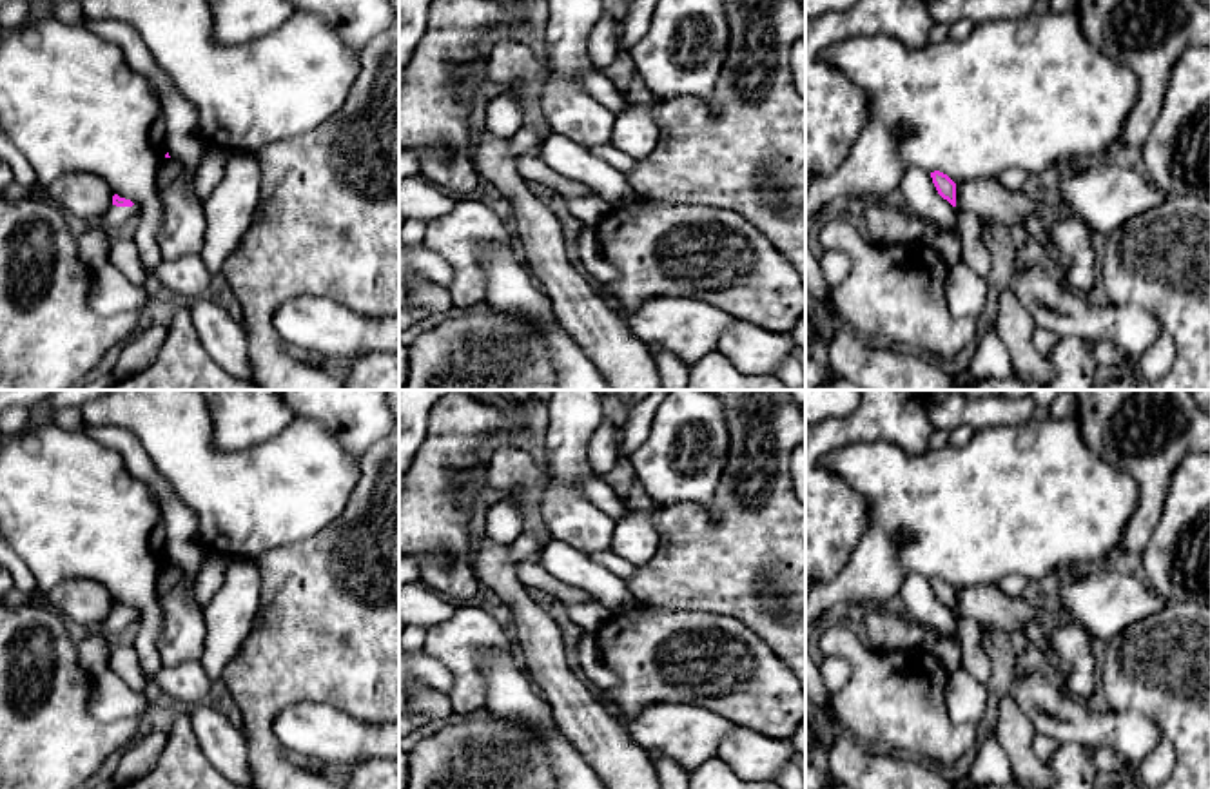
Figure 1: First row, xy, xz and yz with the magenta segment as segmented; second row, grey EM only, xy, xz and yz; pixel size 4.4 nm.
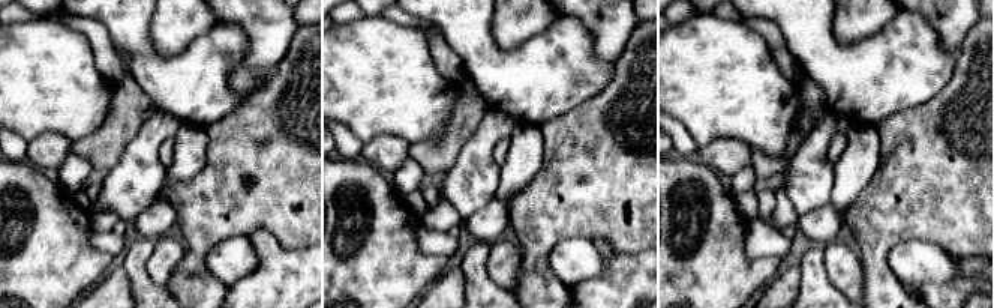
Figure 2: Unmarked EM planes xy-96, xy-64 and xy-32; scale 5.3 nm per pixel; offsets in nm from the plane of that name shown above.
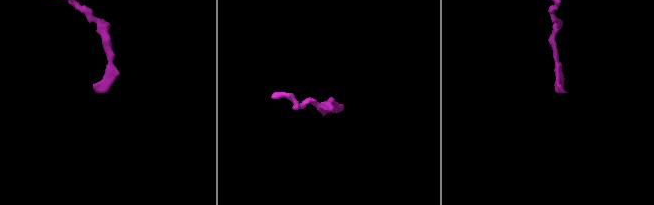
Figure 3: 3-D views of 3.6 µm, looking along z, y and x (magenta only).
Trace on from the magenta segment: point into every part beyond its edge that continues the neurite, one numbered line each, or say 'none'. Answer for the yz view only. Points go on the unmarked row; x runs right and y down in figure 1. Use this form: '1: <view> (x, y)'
none

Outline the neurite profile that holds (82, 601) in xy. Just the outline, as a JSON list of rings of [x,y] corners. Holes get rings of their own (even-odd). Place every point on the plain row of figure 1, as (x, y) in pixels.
[[[69,579],[56,584],[44,599],[65,620],[89,628],[103,619],[112,609],[112,595],[109,589],[91,579]]]

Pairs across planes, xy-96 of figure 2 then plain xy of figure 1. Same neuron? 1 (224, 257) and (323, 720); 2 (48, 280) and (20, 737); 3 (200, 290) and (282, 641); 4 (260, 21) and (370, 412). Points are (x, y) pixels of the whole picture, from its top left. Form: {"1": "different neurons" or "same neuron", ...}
{"1": "same neuron", "2": "same neuron", "3": "same neuron", "4": "same neuron"}

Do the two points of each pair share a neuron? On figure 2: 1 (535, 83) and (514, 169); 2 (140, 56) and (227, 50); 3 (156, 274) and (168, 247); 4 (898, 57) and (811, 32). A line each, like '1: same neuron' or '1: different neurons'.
1: different neurons
2: same neuron
3: same neuron
4: same neuron

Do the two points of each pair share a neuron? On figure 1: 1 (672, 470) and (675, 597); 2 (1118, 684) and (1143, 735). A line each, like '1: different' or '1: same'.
1: different
2: different

